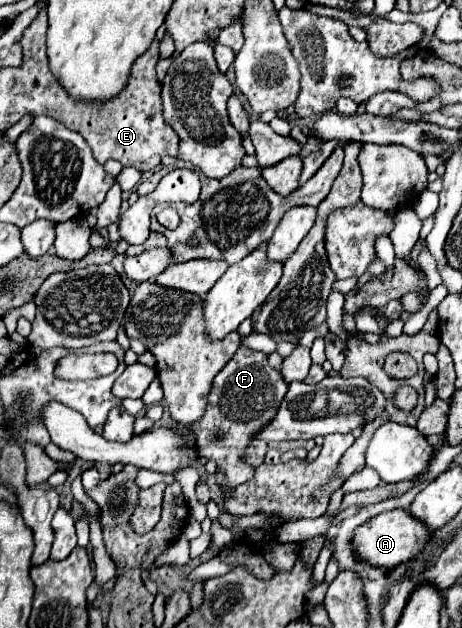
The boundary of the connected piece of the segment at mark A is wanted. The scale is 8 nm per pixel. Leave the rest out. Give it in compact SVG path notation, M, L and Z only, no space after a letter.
M390 510L390 512L382 512L378 516L370 518L366 524L358 526L352 532L350 544L362 562L366 562L374 568L390 570L390 568L414 558L424 548L428 538L430 538L430 534L426 532L424 524L416 522L406 510Z

